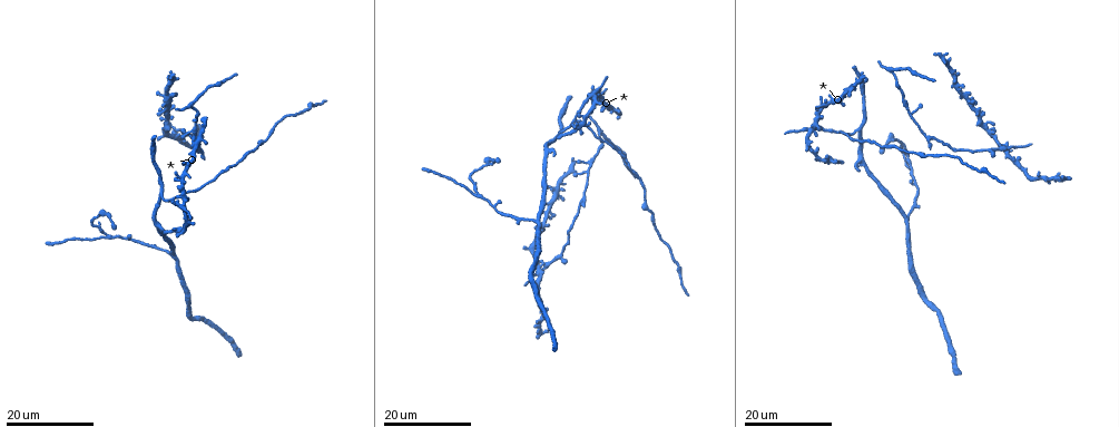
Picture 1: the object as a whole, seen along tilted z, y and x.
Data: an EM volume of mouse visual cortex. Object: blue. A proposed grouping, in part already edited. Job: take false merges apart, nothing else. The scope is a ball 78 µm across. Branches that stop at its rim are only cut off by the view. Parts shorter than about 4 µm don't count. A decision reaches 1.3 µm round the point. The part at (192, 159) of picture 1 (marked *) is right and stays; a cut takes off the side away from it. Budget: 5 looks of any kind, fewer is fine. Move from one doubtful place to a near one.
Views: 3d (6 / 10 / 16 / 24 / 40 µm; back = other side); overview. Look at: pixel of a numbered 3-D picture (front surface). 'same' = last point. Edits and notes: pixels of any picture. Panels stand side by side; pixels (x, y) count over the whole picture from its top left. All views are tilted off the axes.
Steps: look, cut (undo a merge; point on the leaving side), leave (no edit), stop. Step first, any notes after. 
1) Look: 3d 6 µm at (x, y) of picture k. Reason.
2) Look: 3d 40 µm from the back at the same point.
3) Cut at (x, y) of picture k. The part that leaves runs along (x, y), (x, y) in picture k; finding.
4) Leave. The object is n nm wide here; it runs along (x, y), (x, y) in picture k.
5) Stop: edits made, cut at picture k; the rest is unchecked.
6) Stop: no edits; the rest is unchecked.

Look: 3d 16 µm at (543, 266) of picture 1. A fork.

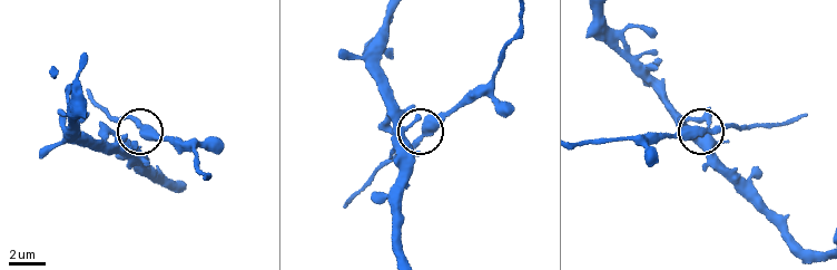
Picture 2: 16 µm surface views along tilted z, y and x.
Look: 3d 6 µm at (424, 121) of picture 2. Zoom in.

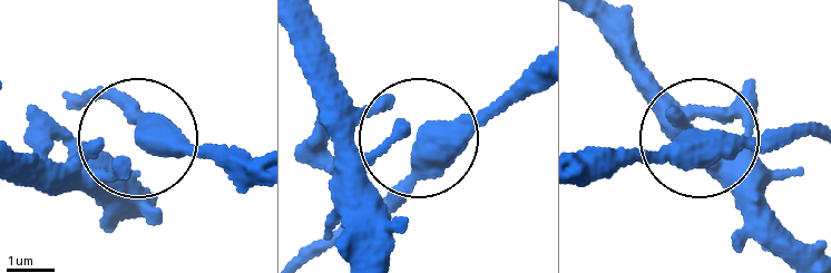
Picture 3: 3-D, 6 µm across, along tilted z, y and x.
Leave. The object is 400 nm wide here; it runs along (589, 148), (654, 155), (697, 134), (763, 138), (815, 123) in picture 3; one neuron here.

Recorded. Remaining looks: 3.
Look: 3d 24 µm at (479, 193) of picture 1. Side arm on a straight run.

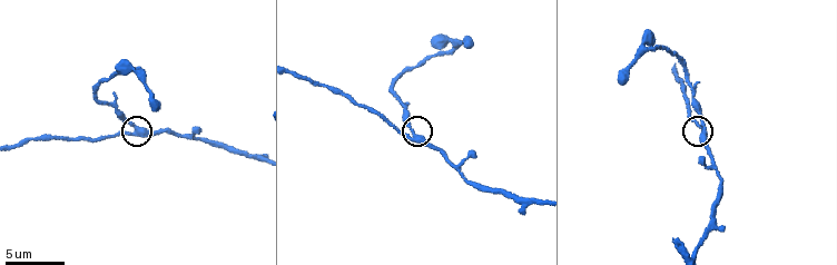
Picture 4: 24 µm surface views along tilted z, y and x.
Look: 3d 6 µm at (702, 136) of picture 4.

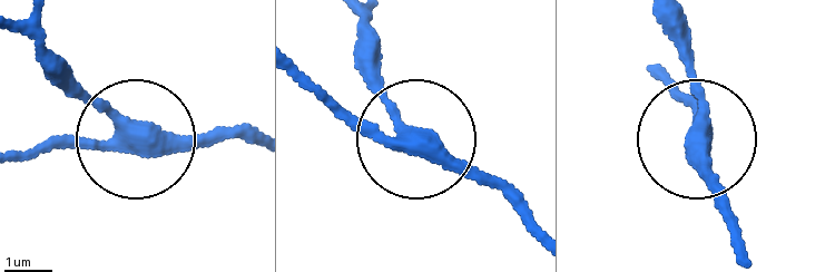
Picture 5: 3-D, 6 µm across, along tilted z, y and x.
Leave. It runs along (248, 136), (129, 137), (13, 158) in picture 5; all the same neuron.

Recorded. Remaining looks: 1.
Stop: no edits; the rest is unchecked.

